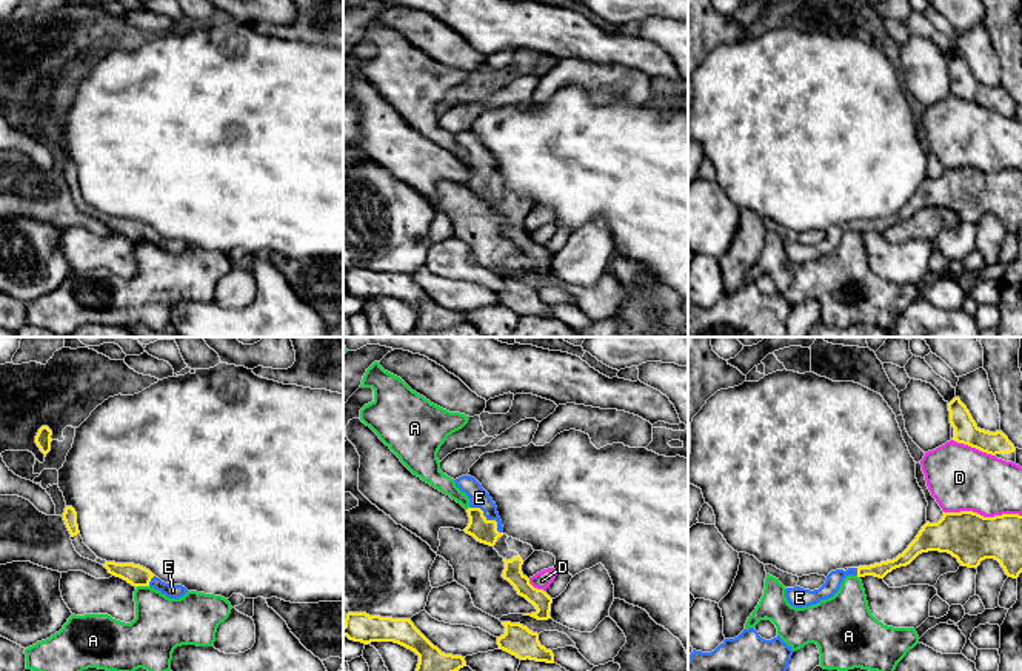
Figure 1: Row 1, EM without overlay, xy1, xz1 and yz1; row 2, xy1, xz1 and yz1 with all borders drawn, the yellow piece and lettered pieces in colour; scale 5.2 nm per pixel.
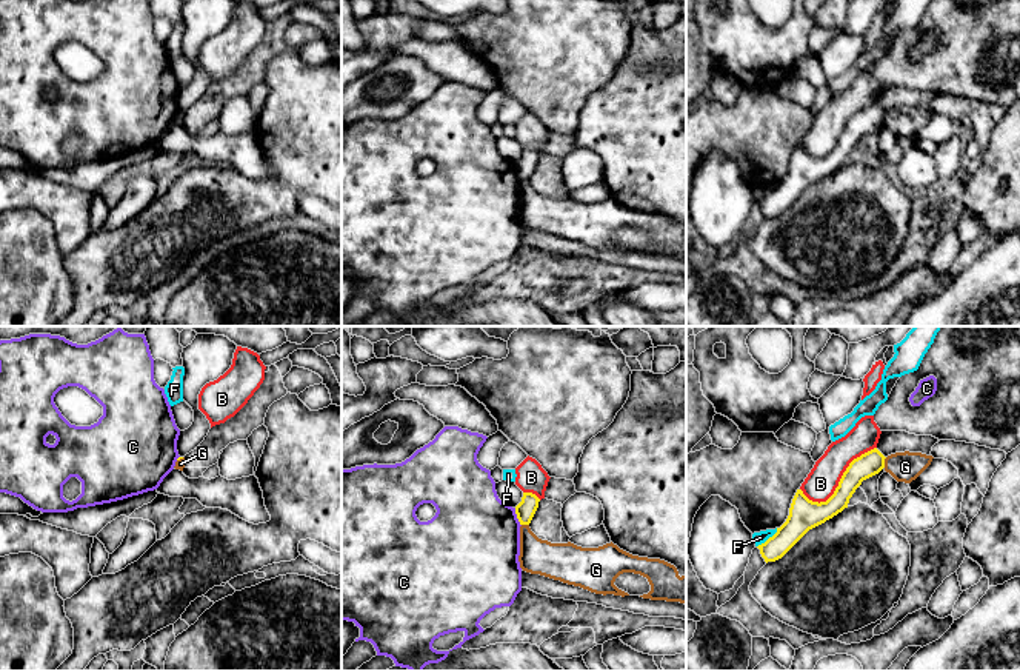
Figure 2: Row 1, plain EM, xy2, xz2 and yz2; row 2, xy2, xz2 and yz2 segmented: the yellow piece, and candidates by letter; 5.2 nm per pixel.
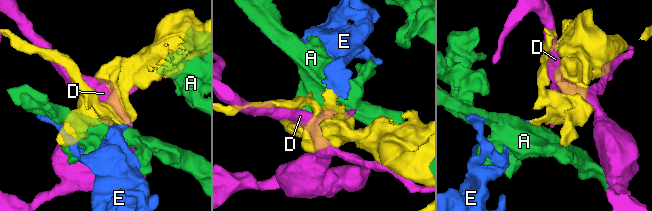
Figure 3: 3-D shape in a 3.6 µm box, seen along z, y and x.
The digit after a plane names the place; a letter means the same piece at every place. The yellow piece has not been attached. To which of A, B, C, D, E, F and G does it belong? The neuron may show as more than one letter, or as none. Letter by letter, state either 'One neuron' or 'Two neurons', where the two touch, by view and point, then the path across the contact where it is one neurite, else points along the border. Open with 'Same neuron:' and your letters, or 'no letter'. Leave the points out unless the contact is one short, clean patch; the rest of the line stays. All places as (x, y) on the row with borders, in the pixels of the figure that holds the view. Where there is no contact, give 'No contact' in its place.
Same neuron: E
A: Two neurons. Touches yellow at xy1 (142, 585). Boundary: xy1 (148, 585), (136, 588)
B: Two neurons. Touches yellow at yz2 (840, 480)
C: Two neurons. Touches yellow at xz2 (517, 517). Boundary: xz2 (514, 508), (520, 525)
D: Two neurons. Touches yellow at yz1 (982, 516)
E: One neuron. Touches yellow at xz1 (490, 520). Path across: xz1 (485, 531), (490, 520), (484, 514), (479, 497)
F: Two neurons. Touches yellow at yz2 (770, 537). Boundary: yz2 (777, 528), (757, 547)
G: Two neurons. Touches yellow at yz2 (883, 462). Boundary: yz2 (886, 457), (883, 467)

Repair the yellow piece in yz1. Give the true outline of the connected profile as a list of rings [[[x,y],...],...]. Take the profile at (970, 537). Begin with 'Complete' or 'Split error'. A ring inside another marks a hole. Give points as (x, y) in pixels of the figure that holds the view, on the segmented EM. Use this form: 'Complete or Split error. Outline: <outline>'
Split error. Outline: [[[973,511],[944,512],[937,523],[927,522],[896,559],[831,571],[819,589],[787,588],[785,597],[796,608],[816,605],[833,597],[847,576],[883,579],[893,569],[910,565],[919,554],[928,551],[948,552],[968,568],[977,568],[982,560],[994,559],[1008,577],[1017,579],[1022,573],[1022,516],[984,517]]]

